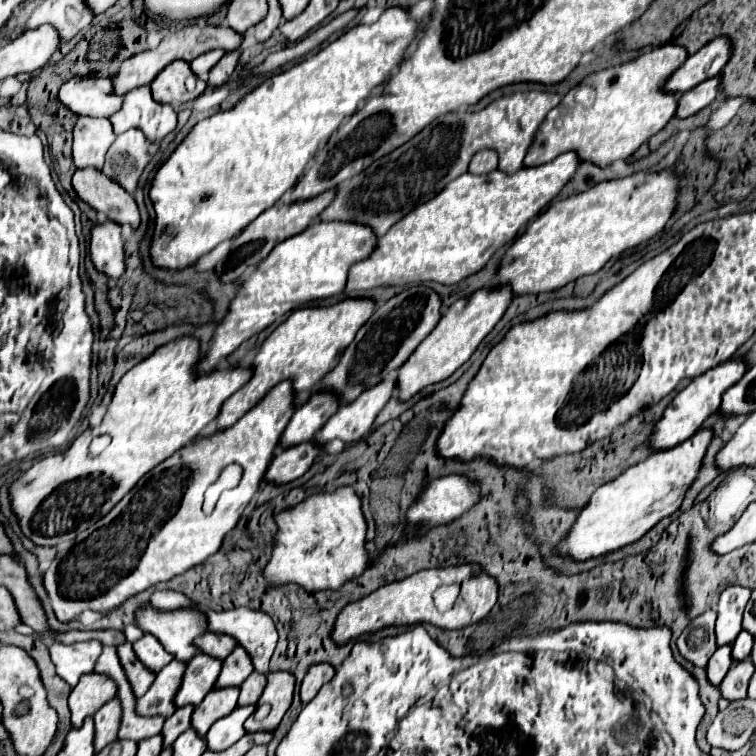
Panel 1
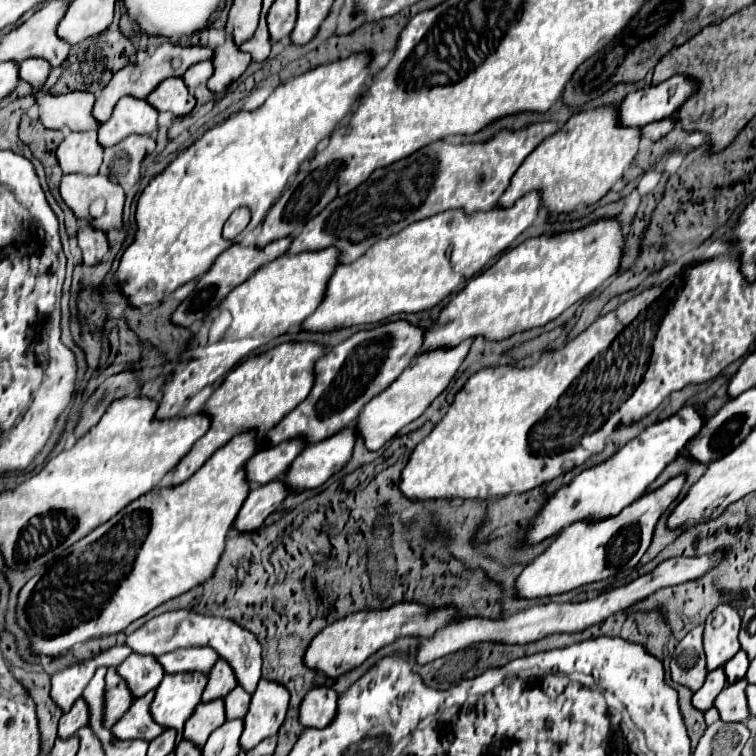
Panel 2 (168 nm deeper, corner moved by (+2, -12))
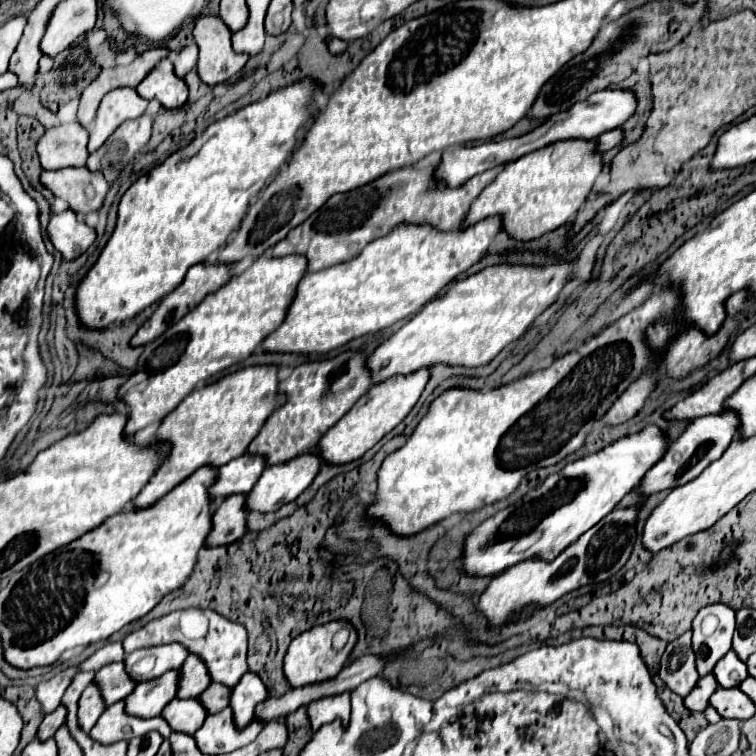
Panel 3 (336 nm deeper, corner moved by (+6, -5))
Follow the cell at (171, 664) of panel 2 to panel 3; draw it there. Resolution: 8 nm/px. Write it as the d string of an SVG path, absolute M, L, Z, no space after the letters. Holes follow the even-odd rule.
M156 645L126 655L124 667L130 679L140 683L160 677L166 671L182 667L182 659L186 657L188 653L186 649L182 649L182 645Z

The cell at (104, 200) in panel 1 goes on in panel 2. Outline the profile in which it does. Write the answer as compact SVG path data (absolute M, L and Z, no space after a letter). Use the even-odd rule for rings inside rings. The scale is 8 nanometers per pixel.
M64 176L60 182L60 196L66 202L66 206L76 214L76 218L86 218L90 226L98 230L118 230L122 228L122 210L124 210L124 190L118 184L110 184L106 176Z

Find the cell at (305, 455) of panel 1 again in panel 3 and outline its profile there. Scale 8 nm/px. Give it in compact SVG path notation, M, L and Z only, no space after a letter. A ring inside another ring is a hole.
M230 495L216 505L212 513L212 529L204 543L206 547L230 545L246 533L244 519L248 511L244 509L244 499L246 495Z

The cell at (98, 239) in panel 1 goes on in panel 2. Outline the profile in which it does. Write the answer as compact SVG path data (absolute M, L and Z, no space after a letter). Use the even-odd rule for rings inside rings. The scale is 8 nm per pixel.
M92 226L80 228L80 230L78 230L78 246L82 248L84 264L86 264L86 266L96 266L96 264L104 258L104 254L108 252L106 232L96 230L96 228L92 228Z

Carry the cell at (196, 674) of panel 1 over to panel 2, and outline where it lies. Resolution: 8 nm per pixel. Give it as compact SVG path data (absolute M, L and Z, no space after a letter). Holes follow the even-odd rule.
M202 672L166 674L150 706L154 720L158 720L158 724L164 728L176 728L180 734L182 724L200 704L206 684L208 676Z

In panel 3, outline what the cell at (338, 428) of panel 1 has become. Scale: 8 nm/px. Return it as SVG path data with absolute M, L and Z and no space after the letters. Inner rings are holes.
M304 453L288 463L266 467L254 489L246 495L246 509L258 513L278 511L282 505L294 501L318 475L322 461L318 455Z

